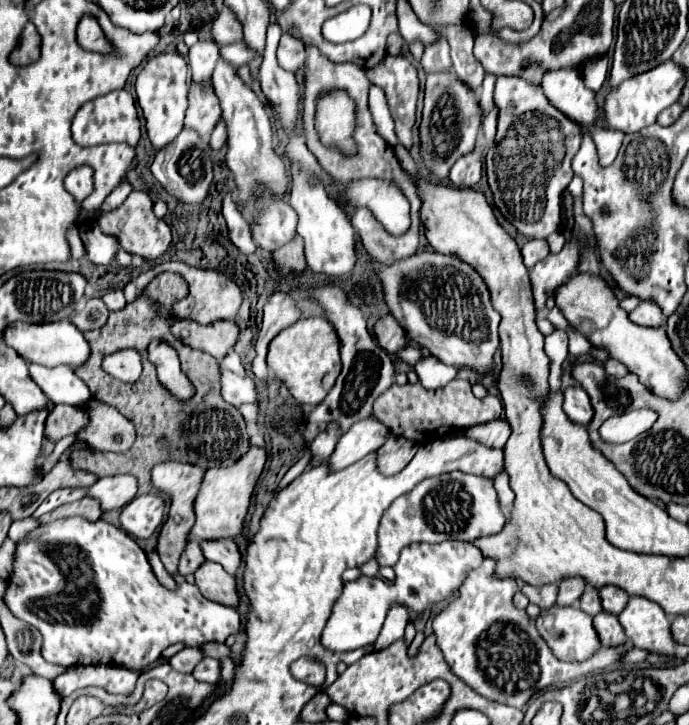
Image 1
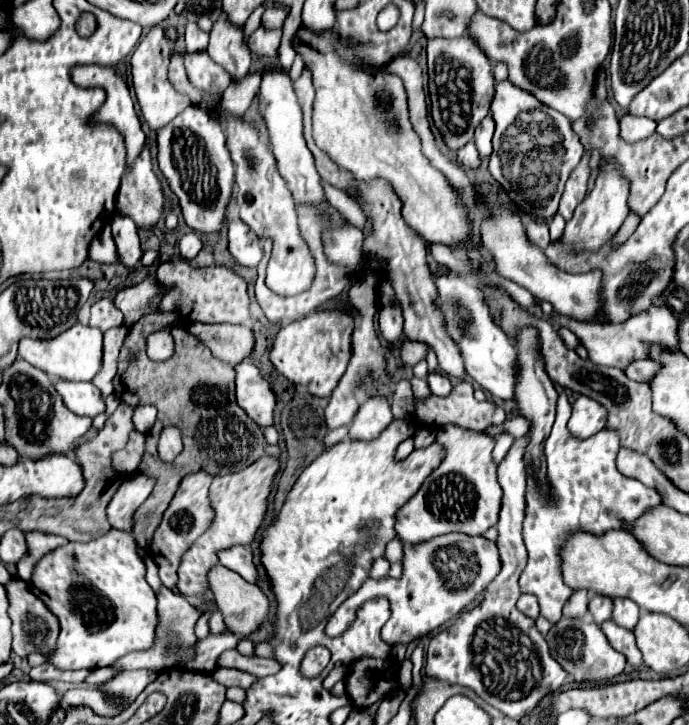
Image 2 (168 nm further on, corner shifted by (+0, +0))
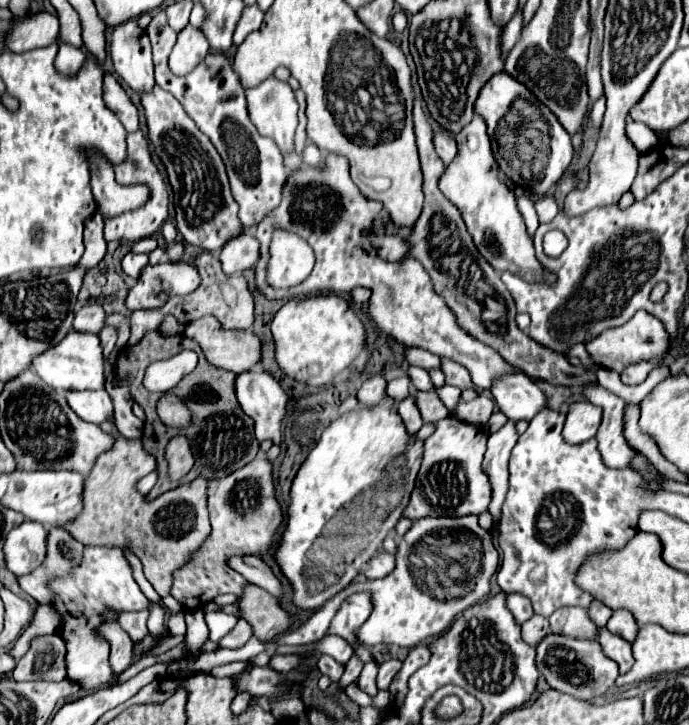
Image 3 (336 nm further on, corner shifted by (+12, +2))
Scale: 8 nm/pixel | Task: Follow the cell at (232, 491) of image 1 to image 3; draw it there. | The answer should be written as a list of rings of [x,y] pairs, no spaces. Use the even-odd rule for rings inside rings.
[[[254,458],[252,464],[236,470],[234,474],[210,480],[208,484],[208,510],[212,522],[212,534],[202,544],[200,552],[176,572],[172,584],[172,596],[186,608],[202,608],[222,592],[242,596],[248,580],[228,566],[232,556],[262,554],[272,548],[274,534],[282,524],[282,506],[276,500],[276,488],[272,478],[272,462],[266,458]]]

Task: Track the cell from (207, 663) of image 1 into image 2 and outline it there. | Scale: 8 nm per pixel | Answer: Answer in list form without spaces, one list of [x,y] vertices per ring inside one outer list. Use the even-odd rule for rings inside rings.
[[[216,668],[210,676],[212,676],[212,680],[216,680],[224,686],[242,686],[242,688],[248,688],[256,680],[250,674],[244,674],[240,670],[232,670],[232,668]]]

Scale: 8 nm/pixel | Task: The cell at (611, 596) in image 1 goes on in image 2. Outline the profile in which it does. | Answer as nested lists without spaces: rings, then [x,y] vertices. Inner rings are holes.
[[[614,598],[614,610],[612,610],[612,620],[622,626],[632,630],[638,622],[640,616],[640,608],[636,606],[636,602],[632,602],[630,598]]]

